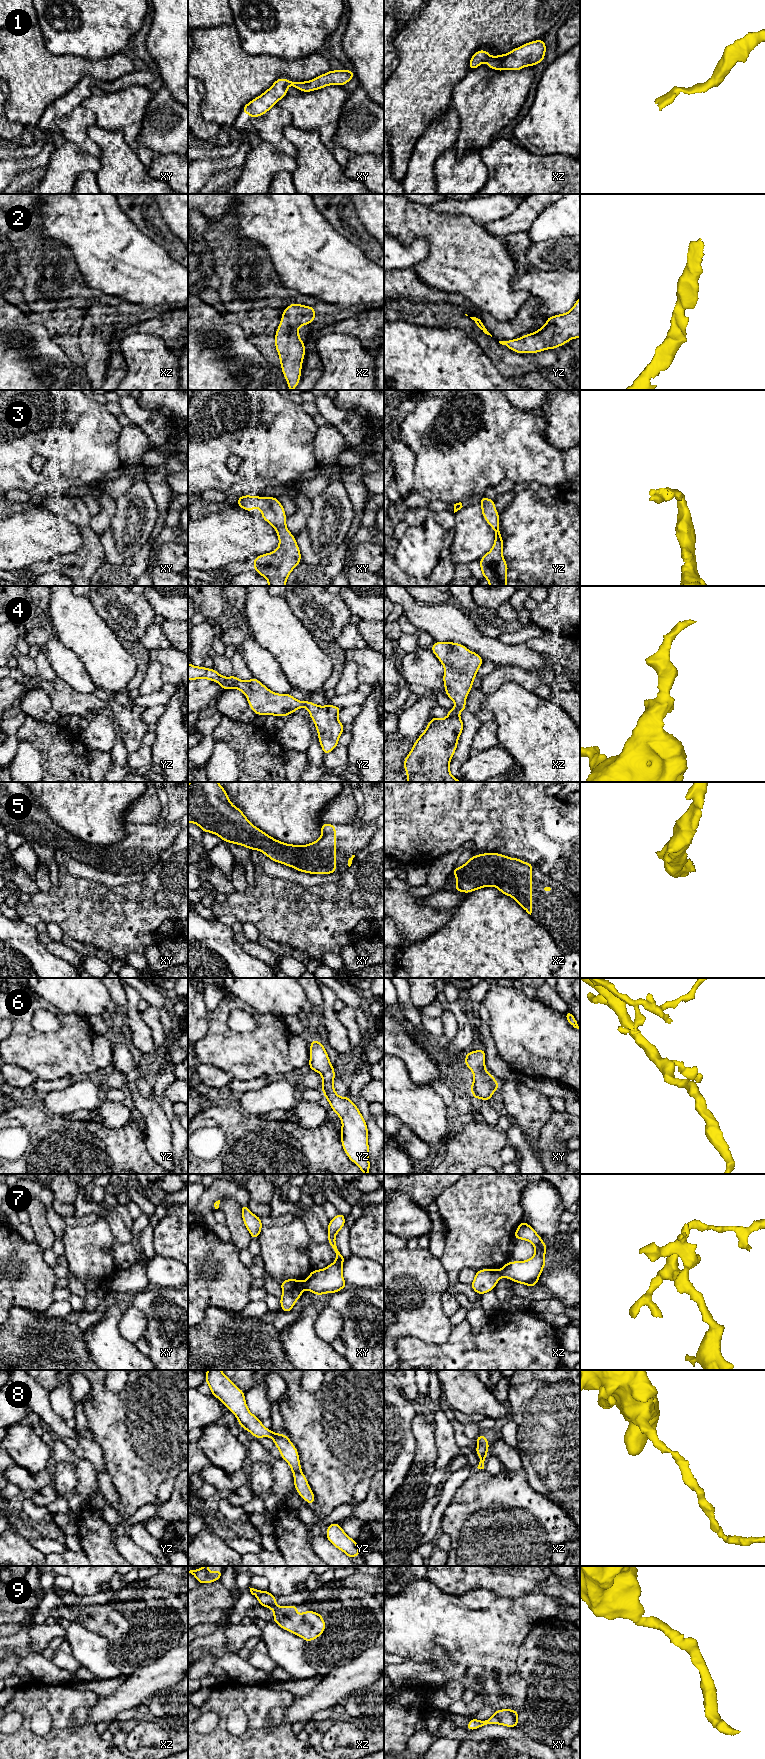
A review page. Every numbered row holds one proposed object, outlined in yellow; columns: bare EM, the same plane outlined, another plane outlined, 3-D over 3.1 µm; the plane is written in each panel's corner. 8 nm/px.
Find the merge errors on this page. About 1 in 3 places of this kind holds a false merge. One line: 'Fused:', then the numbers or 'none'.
Fused: 7

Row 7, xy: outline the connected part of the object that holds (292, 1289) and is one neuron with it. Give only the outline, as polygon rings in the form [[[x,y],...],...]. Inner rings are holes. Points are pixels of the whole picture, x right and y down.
[[[286,1279],[281,1282],[282,1297],[279,1302],[283,1312],[291,1312],[294,1304],[305,1289],[304,1282],[298,1279]]]

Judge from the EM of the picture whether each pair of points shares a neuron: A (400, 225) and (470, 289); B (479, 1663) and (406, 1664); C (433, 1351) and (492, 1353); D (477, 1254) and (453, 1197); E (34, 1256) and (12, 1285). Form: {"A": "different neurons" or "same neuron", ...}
{"A": "same neuron", "B": "different neurons", "C": "same neuron", "D": "same neuron", "E": "same neuron"}

